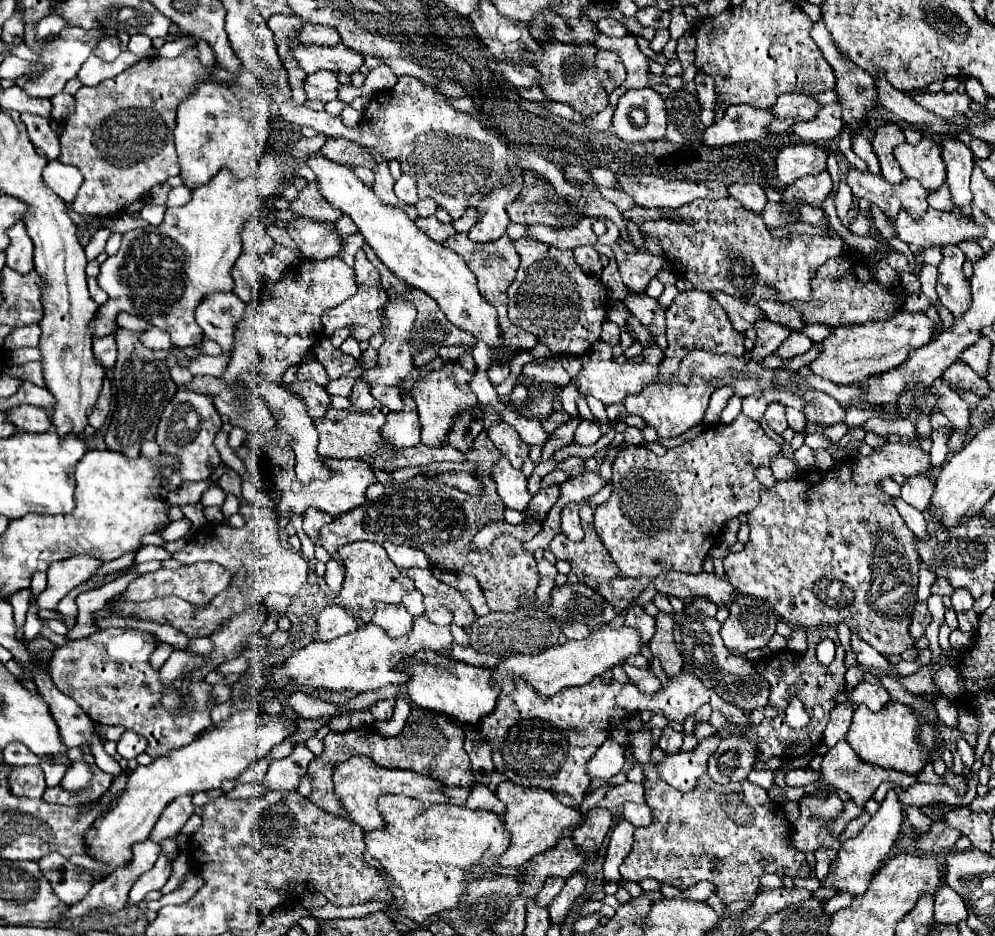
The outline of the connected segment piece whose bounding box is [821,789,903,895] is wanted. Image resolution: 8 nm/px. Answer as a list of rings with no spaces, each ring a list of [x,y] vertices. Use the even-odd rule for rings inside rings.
[[[889,789],[885,801],[881,803],[879,811],[871,817],[871,821],[861,829],[861,833],[849,841],[843,841],[839,851],[837,851],[837,859],[833,859],[831,863],[831,871],[829,875],[821,881],[821,887],[833,887],[839,893],[851,893],[851,895],[863,895],[869,887],[871,877],[877,873],[877,869],[887,861],[887,855],[895,843],[895,839],[899,837],[901,831],[901,823],[903,823],[903,807],[897,799],[897,793],[893,789]]]

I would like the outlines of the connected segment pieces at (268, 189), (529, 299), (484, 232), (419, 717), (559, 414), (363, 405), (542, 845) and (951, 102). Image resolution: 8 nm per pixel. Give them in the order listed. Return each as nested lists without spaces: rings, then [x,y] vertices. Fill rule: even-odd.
[[[275,147],[273,153],[267,153],[249,179],[233,181],[233,175],[221,169],[207,185],[193,191],[187,205],[177,209],[169,207],[159,227],[147,225],[145,229],[125,233],[121,249],[101,265],[97,277],[101,289],[109,293],[109,301],[103,307],[121,307],[121,311],[147,319],[147,323],[169,333],[173,347],[197,347],[203,331],[195,323],[195,309],[207,295],[219,291],[229,293],[233,289],[231,267],[241,255],[243,241],[245,251],[257,257],[269,253],[269,245],[273,245],[265,223],[251,215],[269,197],[281,193],[279,189],[283,189],[287,173],[295,165],[295,159],[283,155],[281,149]]]
[[[519,237],[515,249],[521,257],[521,267],[507,289],[511,323],[535,335],[553,355],[585,355],[599,339],[601,325],[607,319],[607,287],[599,277],[587,275],[577,265],[571,249],[561,251],[533,237]]]
[[[521,173],[513,175],[513,179],[515,179],[515,183],[505,185],[505,187],[495,187],[487,197],[483,197],[481,205],[477,207],[477,211],[481,213],[481,219],[467,233],[471,241],[489,243],[489,241],[499,239],[505,233],[507,225],[511,223],[505,209],[507,209],[507,205],[517,201],[517,197],[521,193],[521,187],[523,187]]]
[[[419,707],[411,709],[407,723],[397,737],[381,737],[377,733],[371,733],[369,729],[351,729],[345,733],[331,731],[323,739],[323,745],[325,745],[323,753],[309,763],[309,777],[313,779],[313,793],[309,795],[309,801],[325,809],[327,813],[347,817],[347,813],[341,809],[341,803],[333,795],[331,775],[333,775],[333,767],[345,761],[349,751],[369,755],[377,765],[387,769],[409,769],[409,771],[427,775],[435,781],[445,783],[447,787],[473,787],[476,782],[471,773],[469,755],[463,749],[463,735],[465,731],[457,721],[451,721],[445,715],[437,715],[433,711],[425,711]]]
[[[555,411],[547,421],[543,421],[543,427],[545,427],[549,433],[553,433],[555,427],[559,427],[561,423],[565,423],[567,419],[569,419],[569,415],[567,415],[565,411]]]
[[[357,379],[355,387],[353,387],[351,395],[349,395],[349,401],[359,411],[371,411],[373,409],[373,397],[371,397],[371,393],[367,391],[367,387],[365,387],[365,383],[361,379]]]
[[[503,781],[497,787],[497,799],[501,799],[507,805],[503,823],[511,835],[511,839],[509,839],[511,843],[509,843],[505,855],[501,855],[501,859],[497,859],[501,865],[517,867],[517,865],[523,865],[529,859],[533,859],[537,853],[543,853],[543,851],[555,847],[557,841],[561,839],[561,831],[577,825],[581,819],[581,813],[577,809],[563,805],[553,793],[543,791],[539,787],[523,787],[523,785],[513,785],[509,781]]]
[[[919,91],[919,93],[913,93],[911,99],[917,105],[921,105],[923,109],[935,113],[937,117],[941,117],[945,121],[959,115],[959,113],[965,115],[969,111],[969,103],[971,103],[969,95],[959,93],[959,91],[953,91],[953,93],[945,93],[945,91],[939,91],[939,93],[925,91],[923,93],[923,91]]]

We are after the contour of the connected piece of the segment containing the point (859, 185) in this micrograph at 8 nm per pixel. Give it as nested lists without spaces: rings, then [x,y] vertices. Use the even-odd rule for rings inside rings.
[[[849,169],[845,175],[847,185],[855,199],[867,199],[877,205],[891,221],[897,217],[897,211],[905,209],[913,219],[921,219],[927,211],[927,191],[917,183],[917,179],[905,179],[905,183],[891,185],[883,175],[863,173],[859,169]]]

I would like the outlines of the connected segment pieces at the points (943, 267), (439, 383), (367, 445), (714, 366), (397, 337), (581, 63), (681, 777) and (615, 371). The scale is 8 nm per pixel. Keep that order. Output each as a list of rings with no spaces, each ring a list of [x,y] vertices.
[[[957,245],[941,247],[943,259],[937,267],[937,295],[941,303],[959,317],[969,307],[969,283],[961,271],[961,265],[965,263],[965,255]]]
[[[446,363],[441,369],[431,372],[425,379],[415,381],[413,385],[413,399],[417,401],[419,409],[419,421],[421,421],[421,443],[429,447],[443,447],[447,443],[447,435],[451,433],[451,427],[455,419],[463,411],[471,411],[477,405],[477,397],[473,395],[469,383],[471,383],[476,370],[470,372],[459,363]]]
[[[329,409],[325,419],[315,419],[313,423],[319,431],[319,453],[323,457],[363,459],[371,467],[375,465],[377,449],[379,449],[379,429],[381,429],[381,425],[385,425],[385,415],[383,413],[359,415],[359,413]]]
[[[691,351],[683,361],[681,361],[681,369],[679,369],[679,379],[681,383],[689,381],[691,375],[701,375],[707,381],[711,381],[715,387],[723,387],[723,385],[731,385],[735,387],[737,395],[747,397],[757,393],[759,389],[775,389],[775,369],[765,369],[761,363],[749,361],[745,357],[735,357],[735,355],[715,355],[715,353],[707,353],[707,351]]]
[[[397,295],[385,309],[385,317],[387,317],[387,325],[385,325],[385,343],[381,345],[381,349],[377,351],[377,365],[373,369],[367,369],[363,373],[363,381],[367,383],[367,387],[373,385],[397,385],[399,379],[403,379],[411,369],[411,343],[409,337],[413,333],[413,321],[415,321],[415,305],[411,301],[405,301],[401,295]]]
[[[543,43],[543,55],[535,63],[535,69],[541,73],[539,87],[543,95],[551,101],[559,101],[565,105],[571,105],[575,111],[581,115],[597,115],[607,107],[607,93],[599,85],[597,75],[595,75],[595,55],[597,55],[597,45],[593,43]]]
[[[711,735],[701,739],[691,751],[667,755],[661,763],[657,763],[661,779],[679,791],[693,791],[699,777],[707,771],[707,759],[715,753],[719,741],[719,735]]]
[[[587,361],[573,383],[581,395],[593,395],[605,405],[611,405],[623,401],[627,395],[641,393],[657,374],[658,367],[649,363],[619,365],[617,361]]]

